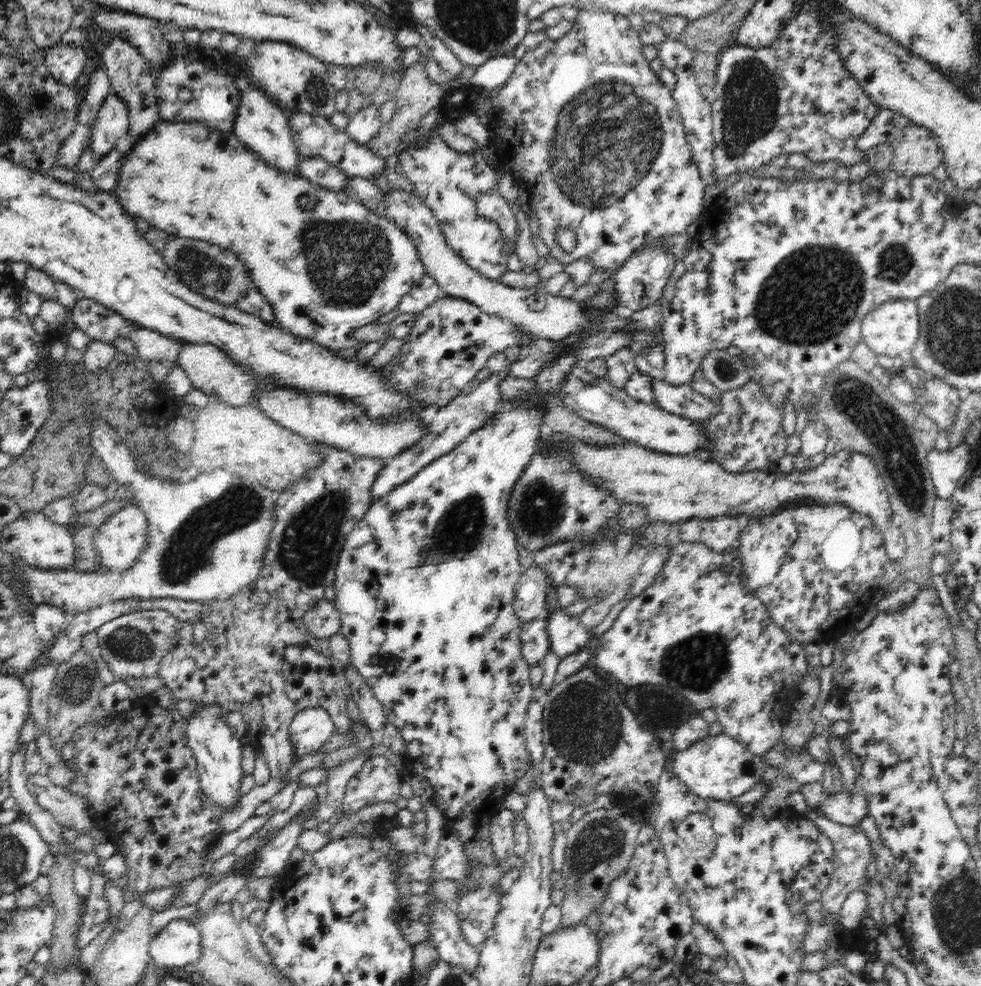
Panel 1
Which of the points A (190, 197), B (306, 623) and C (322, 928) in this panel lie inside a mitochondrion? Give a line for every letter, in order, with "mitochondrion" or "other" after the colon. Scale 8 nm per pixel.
A: other
B: other
C: other

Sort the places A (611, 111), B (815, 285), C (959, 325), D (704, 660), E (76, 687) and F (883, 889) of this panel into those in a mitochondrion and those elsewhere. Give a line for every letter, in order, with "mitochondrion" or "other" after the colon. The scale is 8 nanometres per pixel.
A: mitochondrion
B: mitochondrion
C: mitochondrion
D: mitochondrion
E: mitochondrion
F: other

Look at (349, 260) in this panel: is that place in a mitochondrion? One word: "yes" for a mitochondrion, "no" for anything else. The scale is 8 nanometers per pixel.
yes

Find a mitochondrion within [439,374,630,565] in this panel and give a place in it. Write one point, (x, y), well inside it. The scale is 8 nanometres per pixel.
(541, 507)

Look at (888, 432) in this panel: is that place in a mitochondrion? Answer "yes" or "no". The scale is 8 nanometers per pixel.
yes

